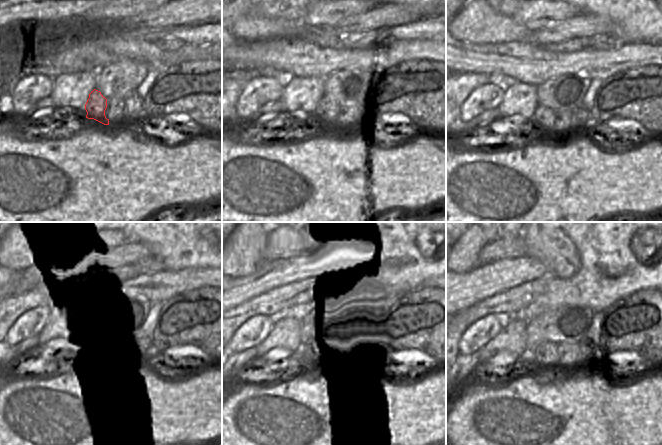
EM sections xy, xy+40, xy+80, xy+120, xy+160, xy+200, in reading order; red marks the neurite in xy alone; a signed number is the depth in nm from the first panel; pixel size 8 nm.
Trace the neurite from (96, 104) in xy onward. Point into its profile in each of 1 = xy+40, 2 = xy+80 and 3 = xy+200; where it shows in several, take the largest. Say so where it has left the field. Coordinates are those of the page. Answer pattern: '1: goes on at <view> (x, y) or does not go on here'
1: goes on at xy+40 (321, 118)
2: goes on at xy+80 (544, 120)
3: goes on at xy+200 (546, 354)

